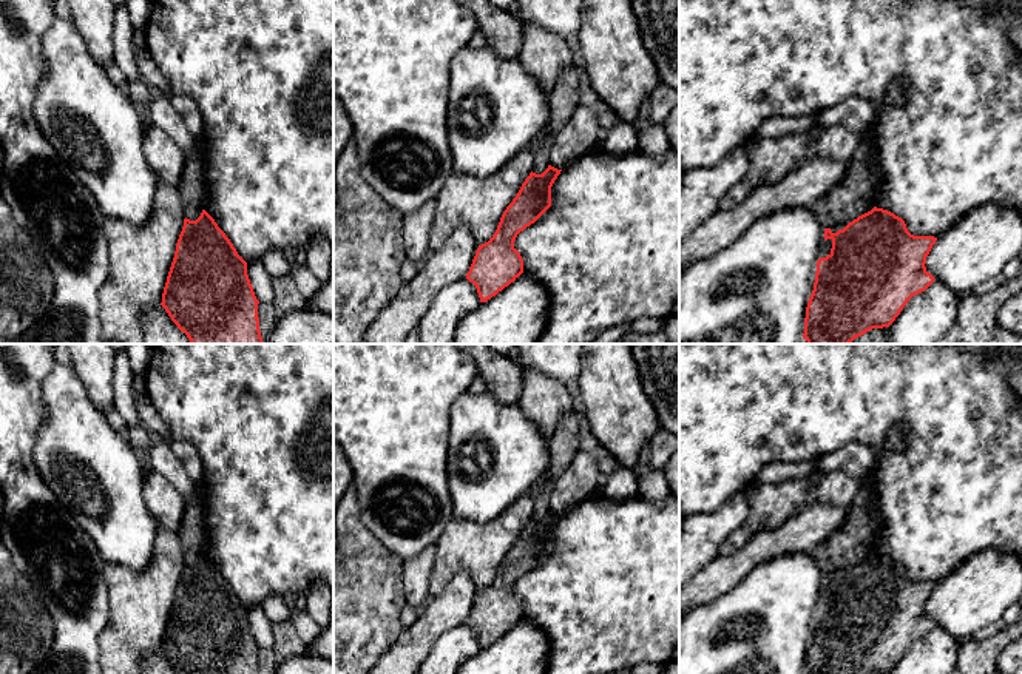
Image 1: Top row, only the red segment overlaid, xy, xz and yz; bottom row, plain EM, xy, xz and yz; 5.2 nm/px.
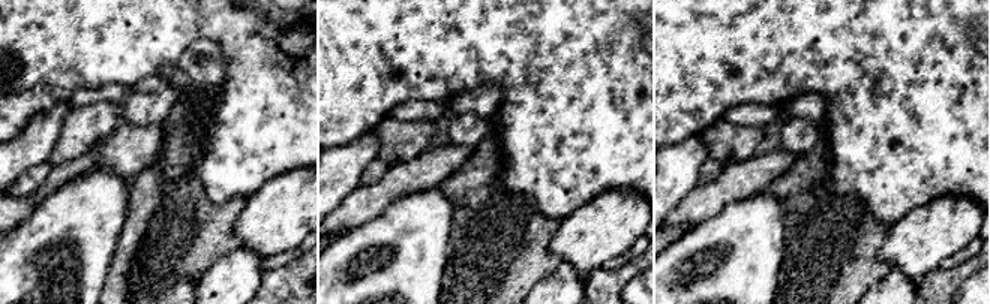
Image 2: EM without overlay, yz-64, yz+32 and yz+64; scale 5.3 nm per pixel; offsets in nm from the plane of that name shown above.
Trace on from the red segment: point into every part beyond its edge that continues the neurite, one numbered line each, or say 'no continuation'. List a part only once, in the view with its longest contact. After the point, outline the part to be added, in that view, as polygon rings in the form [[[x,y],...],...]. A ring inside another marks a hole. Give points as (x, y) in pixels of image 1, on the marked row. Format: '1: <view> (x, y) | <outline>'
no continuation

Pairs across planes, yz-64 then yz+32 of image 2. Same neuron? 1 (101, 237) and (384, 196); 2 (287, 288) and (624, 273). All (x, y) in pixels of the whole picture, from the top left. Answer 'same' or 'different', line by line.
1: different
2: same

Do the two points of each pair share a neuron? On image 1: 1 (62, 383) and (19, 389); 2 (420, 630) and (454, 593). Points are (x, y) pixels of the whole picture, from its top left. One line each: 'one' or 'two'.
1: two
2: one

